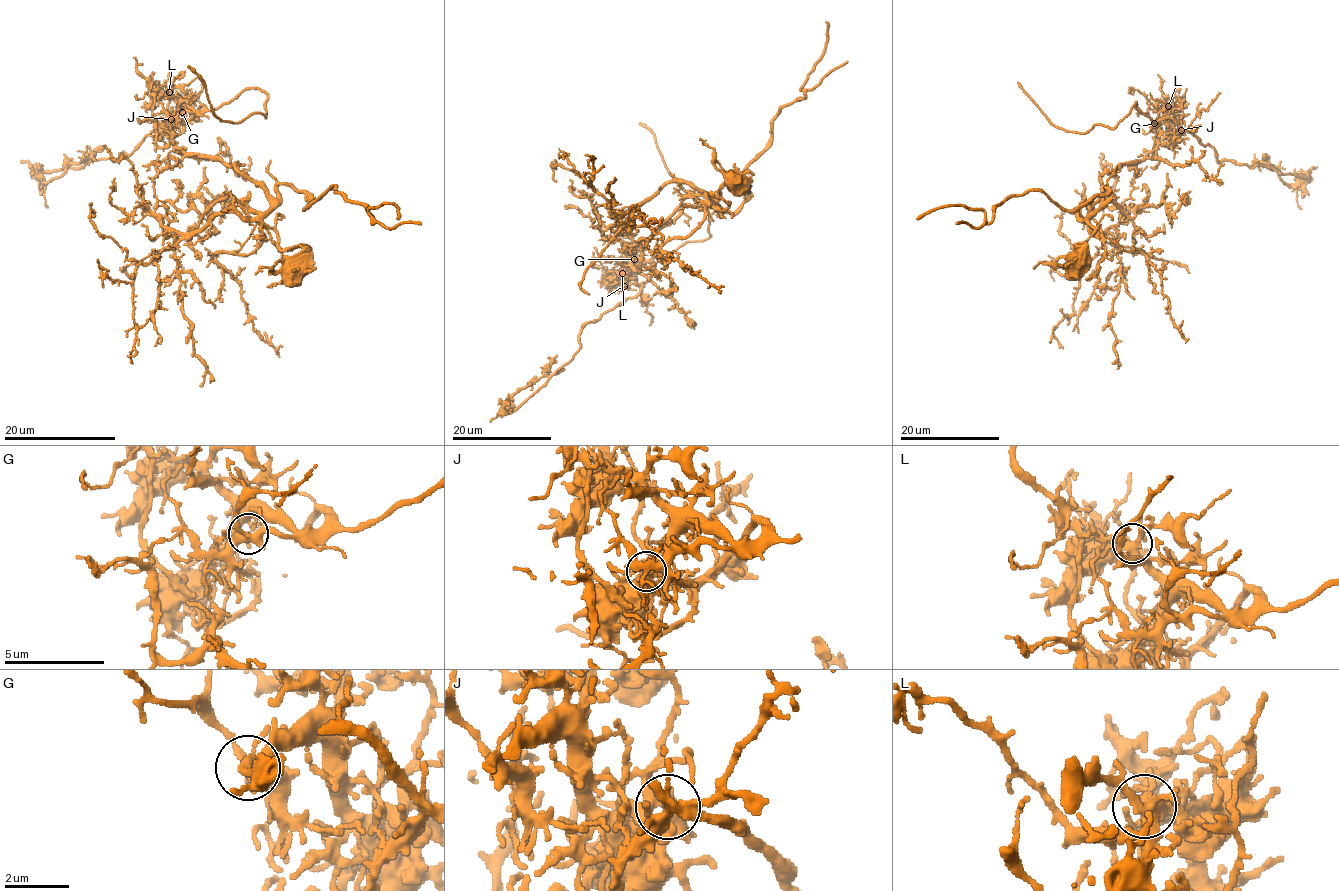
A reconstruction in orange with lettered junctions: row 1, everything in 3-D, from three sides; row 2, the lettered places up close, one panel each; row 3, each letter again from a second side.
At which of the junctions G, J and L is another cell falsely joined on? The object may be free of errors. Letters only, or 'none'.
J

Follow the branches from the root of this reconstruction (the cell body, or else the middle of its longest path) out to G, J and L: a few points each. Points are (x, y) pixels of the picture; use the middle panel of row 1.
G: (732, 178), (742, 183), (724, 185), (717, 199), (706, 193), (712, 207), (685, 205), (622, 263), (634, 259)
J: (732, 178), (742, 183), (724, 185), (717, 199), (706, 193), (712, 207), (685, 205), (627, 254), (624, 286)
L: (732, 178), (742, 183), (724, 185), (717, 199), (706, 193), (712, 207), (685, 205), (644, 239), (622, 273)

